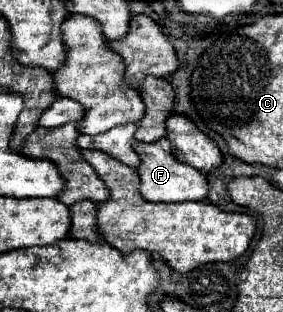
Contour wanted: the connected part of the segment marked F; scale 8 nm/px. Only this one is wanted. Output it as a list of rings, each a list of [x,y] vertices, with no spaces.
[[[166,138],[156,140],[152,144],[134,142],[134,152],[140,156],[140,166],[136,168],[140,176],[140,194],[148,202],[188,202],[188,200],[202,200],[208,194],[208,180],[198,170],[192,170],[192,166],[186,166],[178,162],[170,154],[170,142]]]

